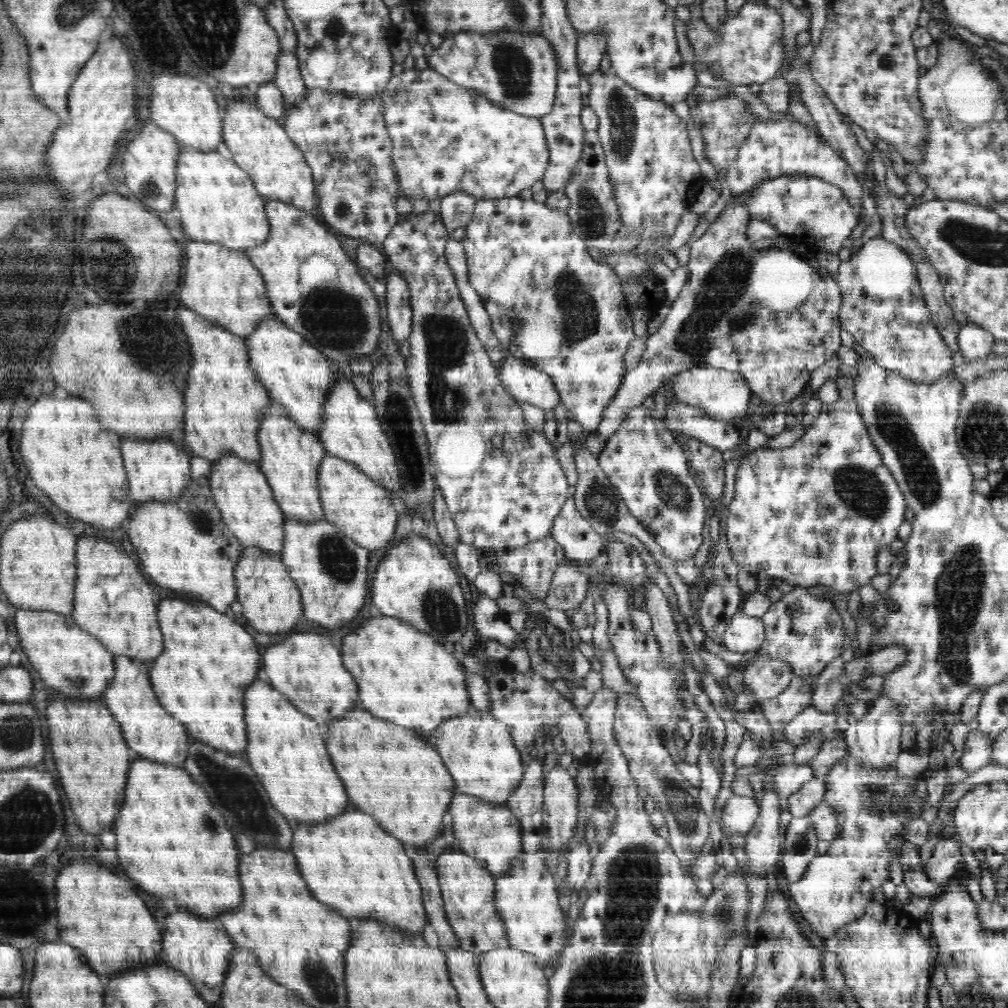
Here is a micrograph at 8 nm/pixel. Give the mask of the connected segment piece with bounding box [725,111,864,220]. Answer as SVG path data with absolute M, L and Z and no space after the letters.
M775 112L779 114L777 121L763 121L756 118L750 136L740 146L736 162L728 168L725 182L732 195L741 195L754 186L768 179L800 173L802 175L815 176L837 186L847 201L855 208L859 220L864 218L862 211L862 186L857 181L855 172L850 165L842 160L833 148L819 135L817 128L807 130L807 126L800 124L797 120L785 116L787 112Z

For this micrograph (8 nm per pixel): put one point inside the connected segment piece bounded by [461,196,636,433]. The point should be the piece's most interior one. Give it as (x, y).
(549, 301)

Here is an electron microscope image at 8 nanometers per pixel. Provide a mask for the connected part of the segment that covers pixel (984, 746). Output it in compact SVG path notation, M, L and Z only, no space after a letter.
M980 728L970 731L966 738L964 754L959 760L960 767L969 774L991 765L992 746L988 733L982 733Z

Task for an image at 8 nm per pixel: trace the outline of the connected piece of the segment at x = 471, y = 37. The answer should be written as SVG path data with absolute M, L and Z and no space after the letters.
M504 29L490 34L463 32L442 37L442 43L426 54L429 68L458 86L470 88L473 96L483 96L496 102L504 110L539 119L552 112L558 84L558 60L552 43L544 35L536 32L522 35Z

